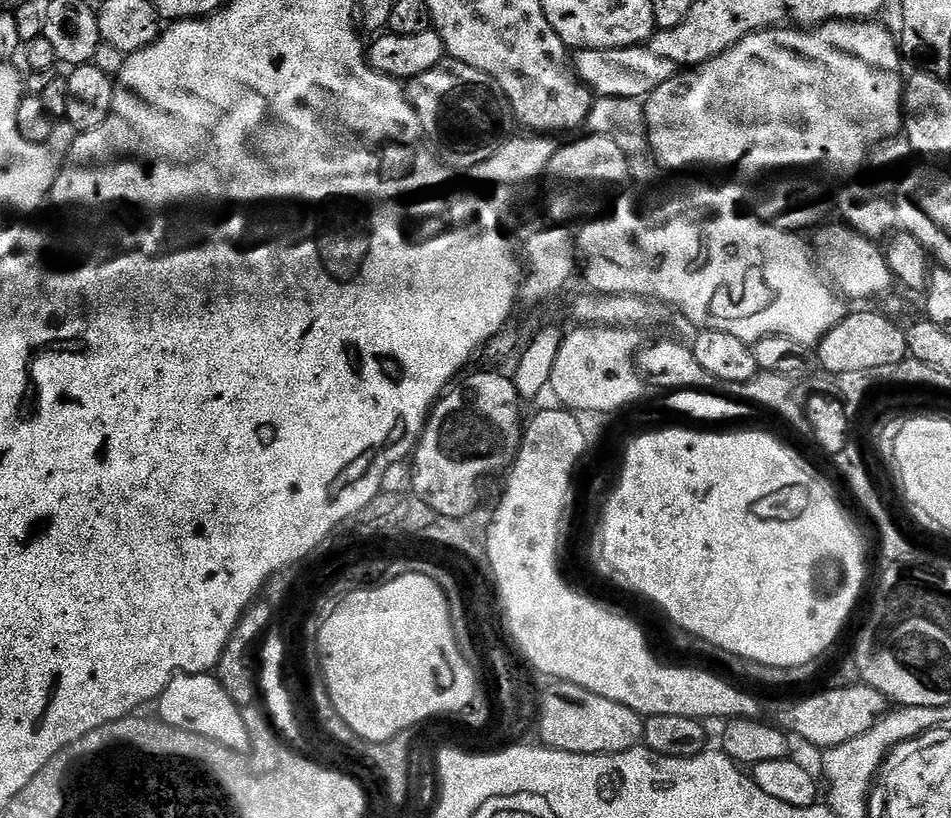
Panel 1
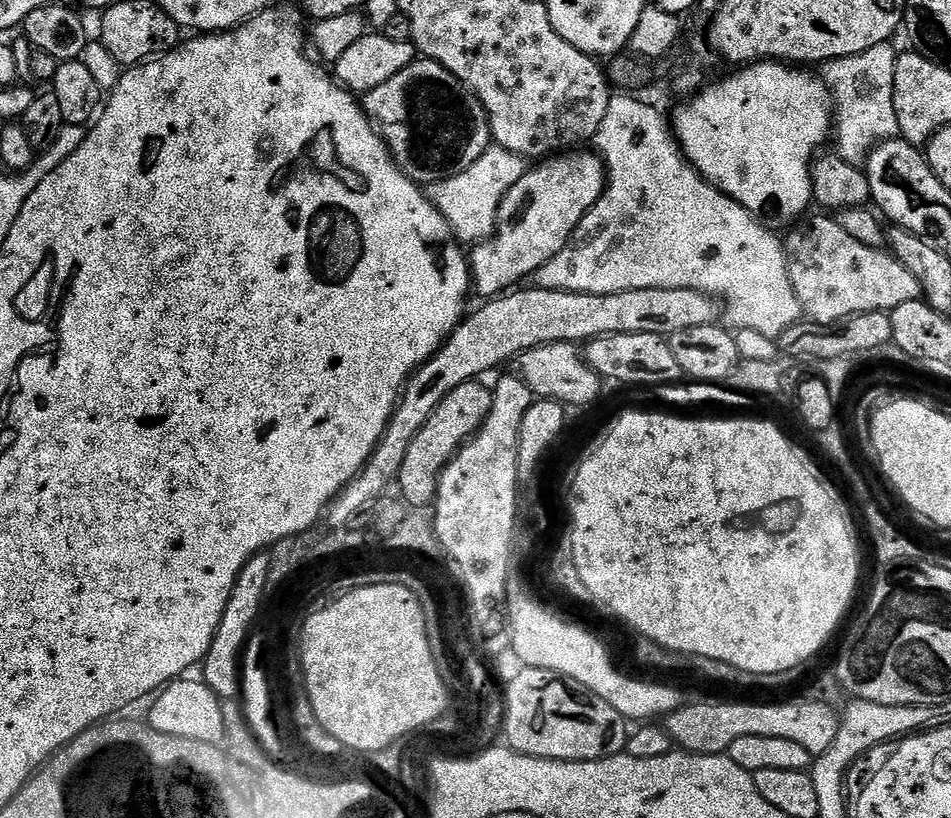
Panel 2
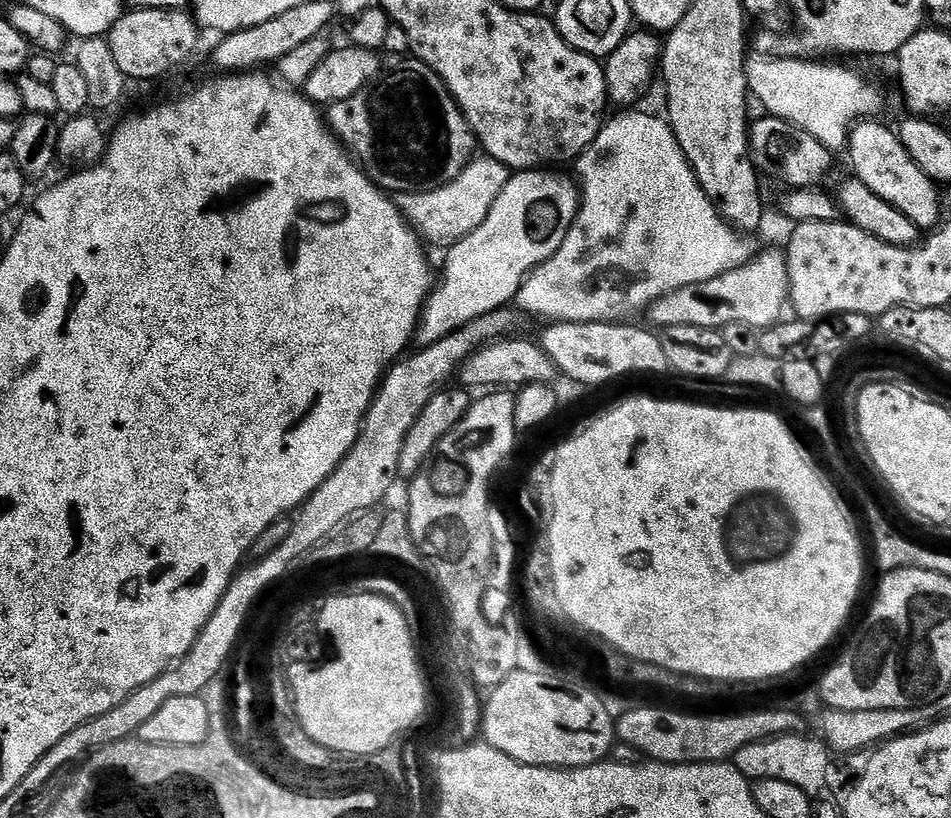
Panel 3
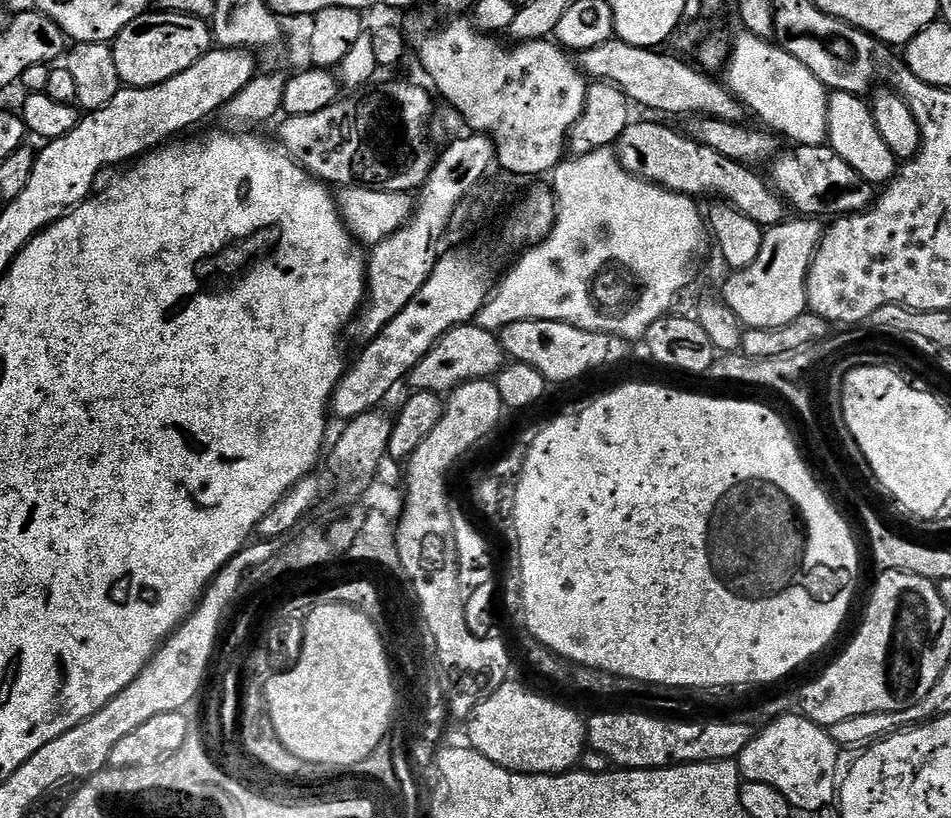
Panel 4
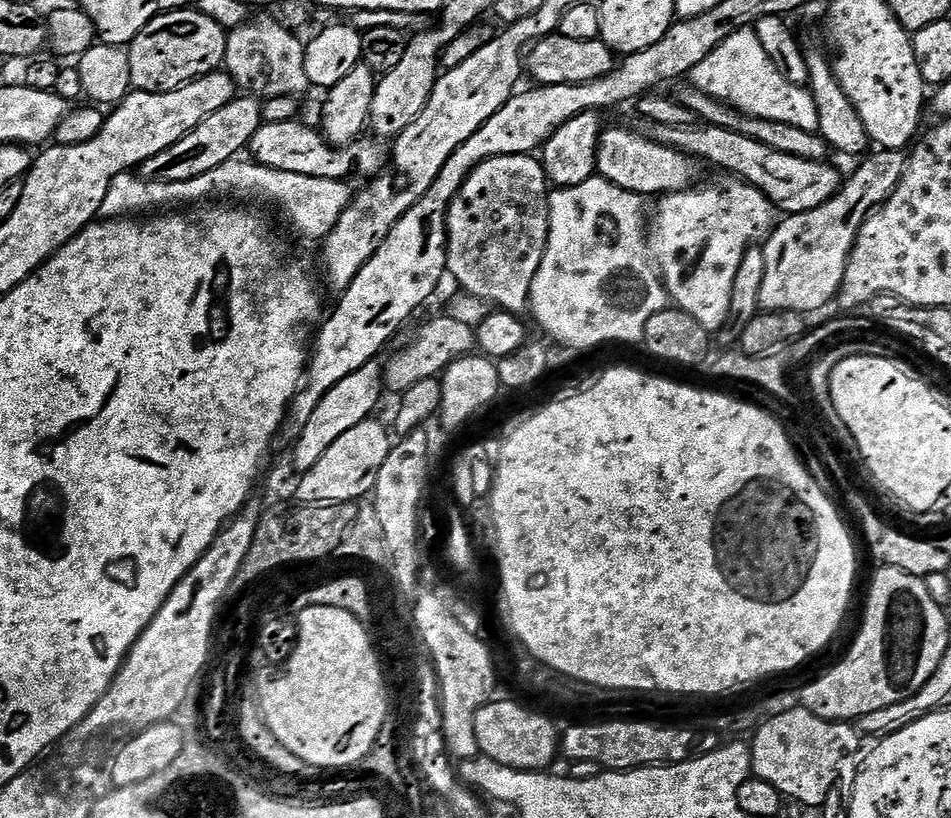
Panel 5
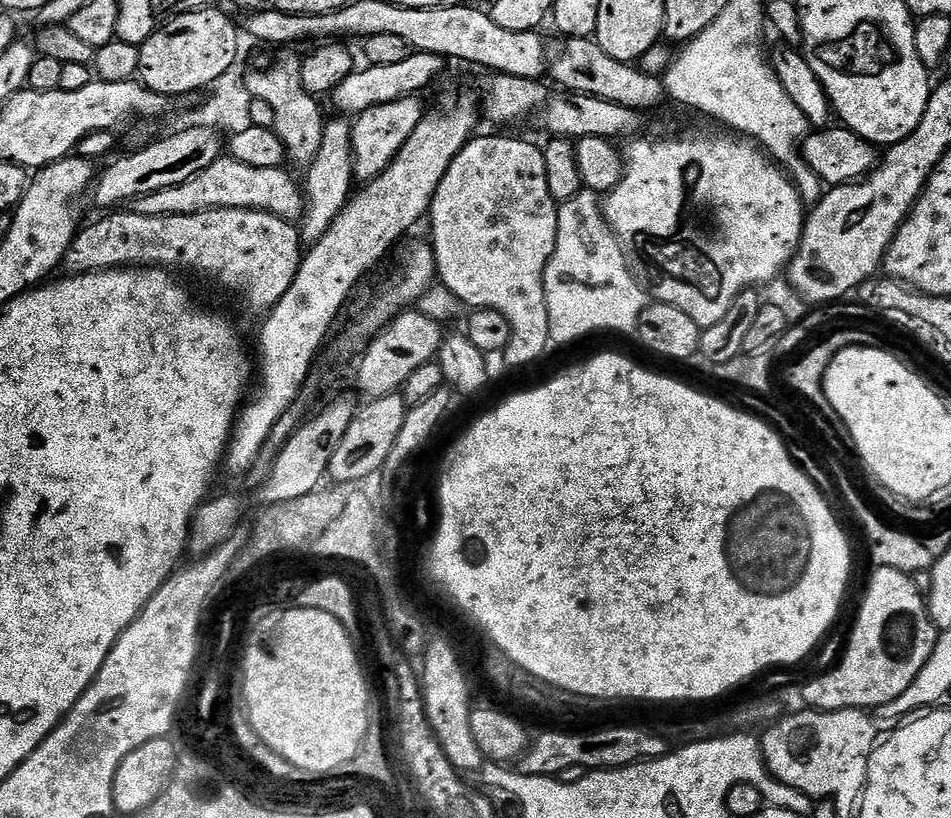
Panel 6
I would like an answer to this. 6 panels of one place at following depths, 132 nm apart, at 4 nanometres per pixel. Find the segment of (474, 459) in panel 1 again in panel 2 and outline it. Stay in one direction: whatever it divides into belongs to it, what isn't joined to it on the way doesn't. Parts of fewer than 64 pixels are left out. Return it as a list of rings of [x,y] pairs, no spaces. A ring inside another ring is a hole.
[[[475,379],[462,382],[462,386],[454,386],[454,390],[450,390],[450,394],[446,394],[442,402],[434,406],[430,418],[426,418],[426,426],[422,426],[414,442],[410,442],[410,450],[406,450],[406,458],[398,477],[399,499],[409,509],[424,510],[435,501],[445,466],[484,425],[484,419],[490,414],[493,389],[480,383],[484,382]]]

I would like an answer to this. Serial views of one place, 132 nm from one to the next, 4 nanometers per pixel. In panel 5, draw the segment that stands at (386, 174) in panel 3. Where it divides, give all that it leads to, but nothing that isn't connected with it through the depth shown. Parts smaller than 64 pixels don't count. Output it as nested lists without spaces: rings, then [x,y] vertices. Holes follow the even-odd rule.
[[[299,119],[261,123],[250,145],[251,159],[267,168],[286,170],[290,174],[310,174],[310,178],[334,178],[343,181],[347,181],[348,176],[354,175],[356,171],[368,176],[364,178],[375,178],[389,167],[389,149],[383,148],[379,139],[361,138],[352,144],[337,146],[331,144],[323,132],[313,125],[312,129],[310,125],[300,123]]]

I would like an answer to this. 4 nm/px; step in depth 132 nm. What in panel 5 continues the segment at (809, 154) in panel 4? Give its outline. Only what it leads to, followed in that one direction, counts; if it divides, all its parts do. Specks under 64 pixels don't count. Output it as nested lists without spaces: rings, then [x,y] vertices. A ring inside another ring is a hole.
[[[649,123],[647,127],[646,134],[654,142],[677,148],[705,165],[708,163],[716,168],[725,168],[728,171],[725,173],[746,184],[753,184],[770,201],[773,209],[780,211],[781,208],[781,213],[789,216],[822,206],[822,202],[834,198],[842,183],[842,175],[832,162],[778,154],[778,150],[770,150],[770,146],[762,146],[762,142],[754,142],[754,138],[746,138],[746,134],[731,132],[729,128],[713,124],[662,126],[654,123]]]

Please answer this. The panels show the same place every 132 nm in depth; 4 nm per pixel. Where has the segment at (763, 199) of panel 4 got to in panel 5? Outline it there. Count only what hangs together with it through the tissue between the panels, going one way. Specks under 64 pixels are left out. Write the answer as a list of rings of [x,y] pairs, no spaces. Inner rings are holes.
[[[605,127],[600,134],[597,173],[614,186],[645,198],[659,198],[670,192],[685,192],[697,183],[701,165],[693,157],[677,148],[662,146],[647,136],[631,132],[628,128]]]

